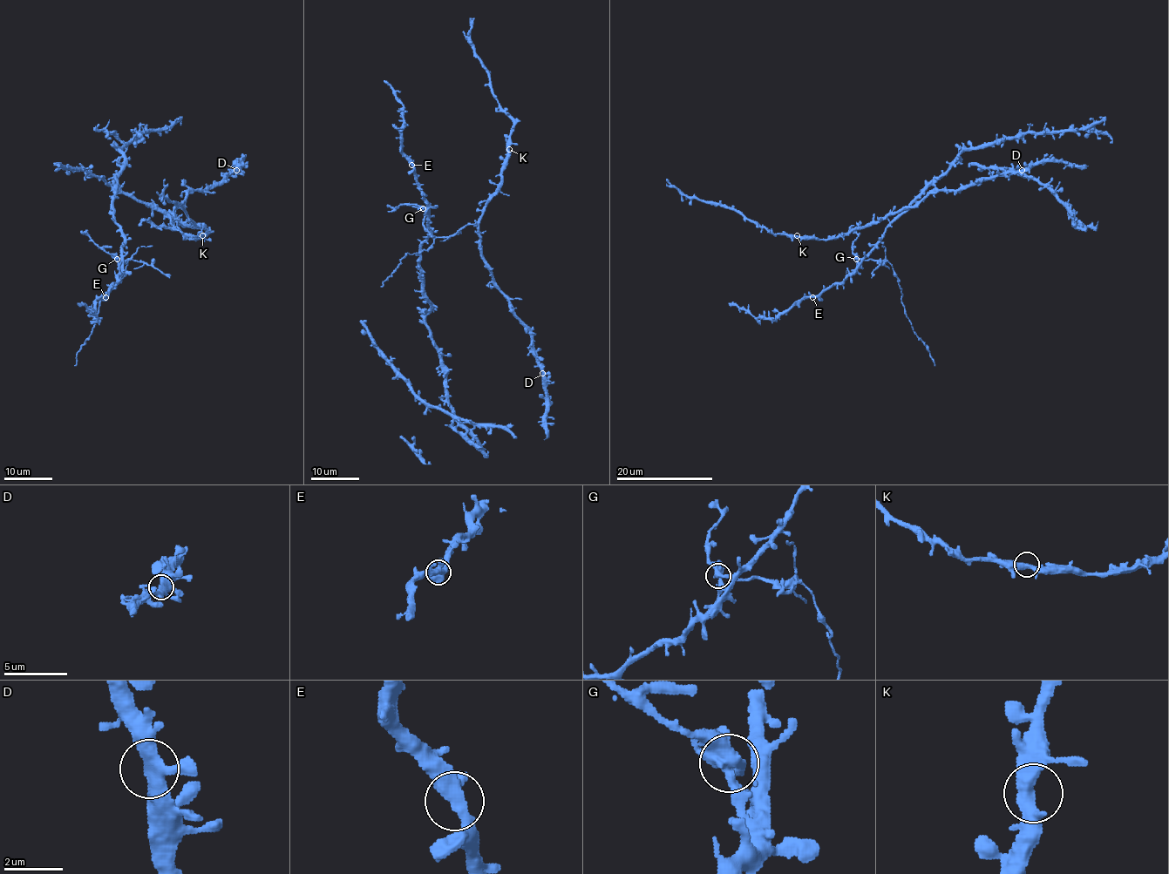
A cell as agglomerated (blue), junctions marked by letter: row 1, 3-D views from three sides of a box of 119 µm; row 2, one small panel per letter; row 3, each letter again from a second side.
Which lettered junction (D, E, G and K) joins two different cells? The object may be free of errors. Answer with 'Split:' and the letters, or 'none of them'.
Split: G

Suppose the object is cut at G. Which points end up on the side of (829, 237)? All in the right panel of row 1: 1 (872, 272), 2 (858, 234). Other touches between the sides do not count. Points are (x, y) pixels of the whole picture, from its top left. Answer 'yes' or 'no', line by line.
1: no
2: no

